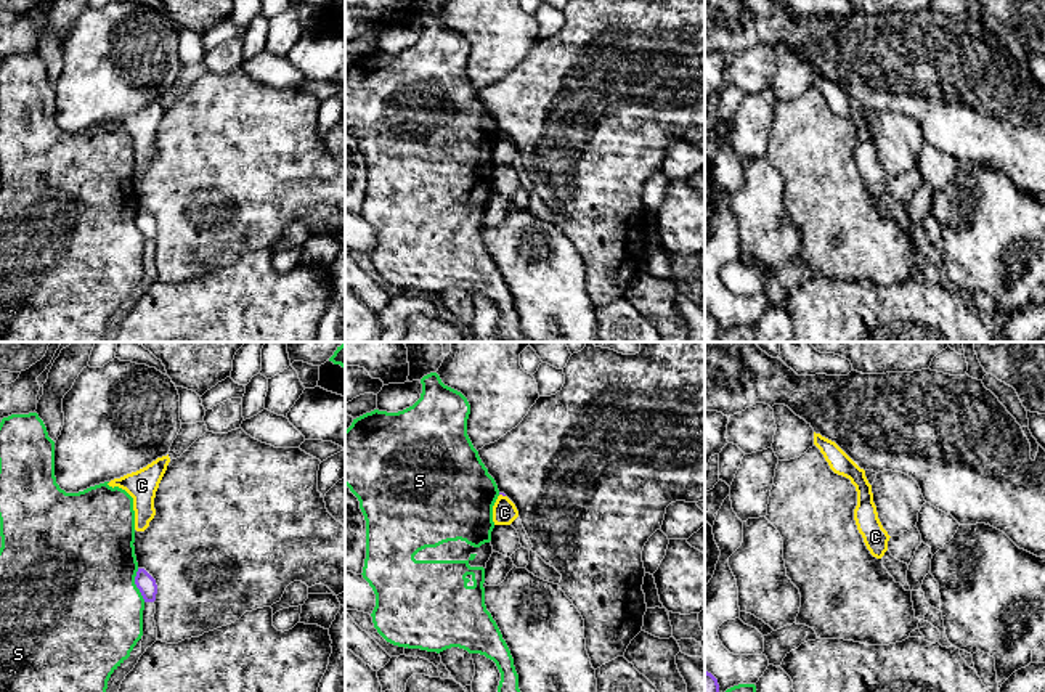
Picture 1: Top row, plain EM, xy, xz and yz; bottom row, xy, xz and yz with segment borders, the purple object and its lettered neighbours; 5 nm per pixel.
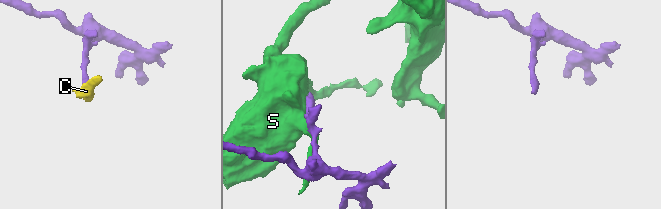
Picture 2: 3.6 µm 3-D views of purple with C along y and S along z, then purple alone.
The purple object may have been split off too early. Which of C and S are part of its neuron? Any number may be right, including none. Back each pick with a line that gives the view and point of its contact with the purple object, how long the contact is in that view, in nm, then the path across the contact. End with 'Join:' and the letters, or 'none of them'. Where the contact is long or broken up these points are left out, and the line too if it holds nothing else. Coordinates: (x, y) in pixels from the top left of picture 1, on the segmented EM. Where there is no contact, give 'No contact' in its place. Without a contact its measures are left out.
Join: none of them

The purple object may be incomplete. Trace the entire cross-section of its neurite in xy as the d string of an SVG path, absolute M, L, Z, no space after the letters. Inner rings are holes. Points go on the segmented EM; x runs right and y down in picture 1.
M138 568L135 584L140 589L144 602L154 602L157 594L156 580L144 570Z

